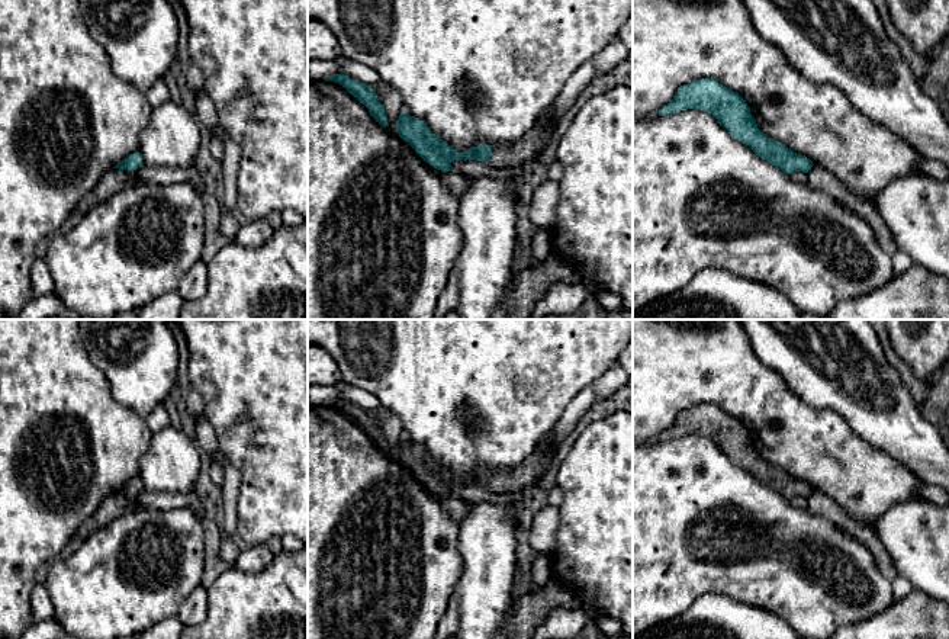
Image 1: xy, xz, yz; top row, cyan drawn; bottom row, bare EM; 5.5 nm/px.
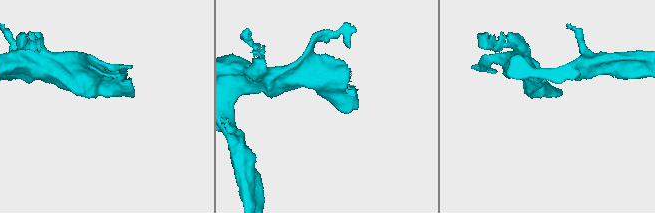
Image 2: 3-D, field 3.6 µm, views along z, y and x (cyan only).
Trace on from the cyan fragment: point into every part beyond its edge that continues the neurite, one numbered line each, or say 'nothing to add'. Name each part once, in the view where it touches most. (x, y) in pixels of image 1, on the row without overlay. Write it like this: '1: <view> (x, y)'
1: xz (526, 475)

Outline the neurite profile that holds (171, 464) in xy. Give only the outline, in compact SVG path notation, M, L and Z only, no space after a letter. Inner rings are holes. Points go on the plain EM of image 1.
M171 426L152 434L148 450L139 459L142 489L148 492L189 494L200 473L200 449L181 428Z

